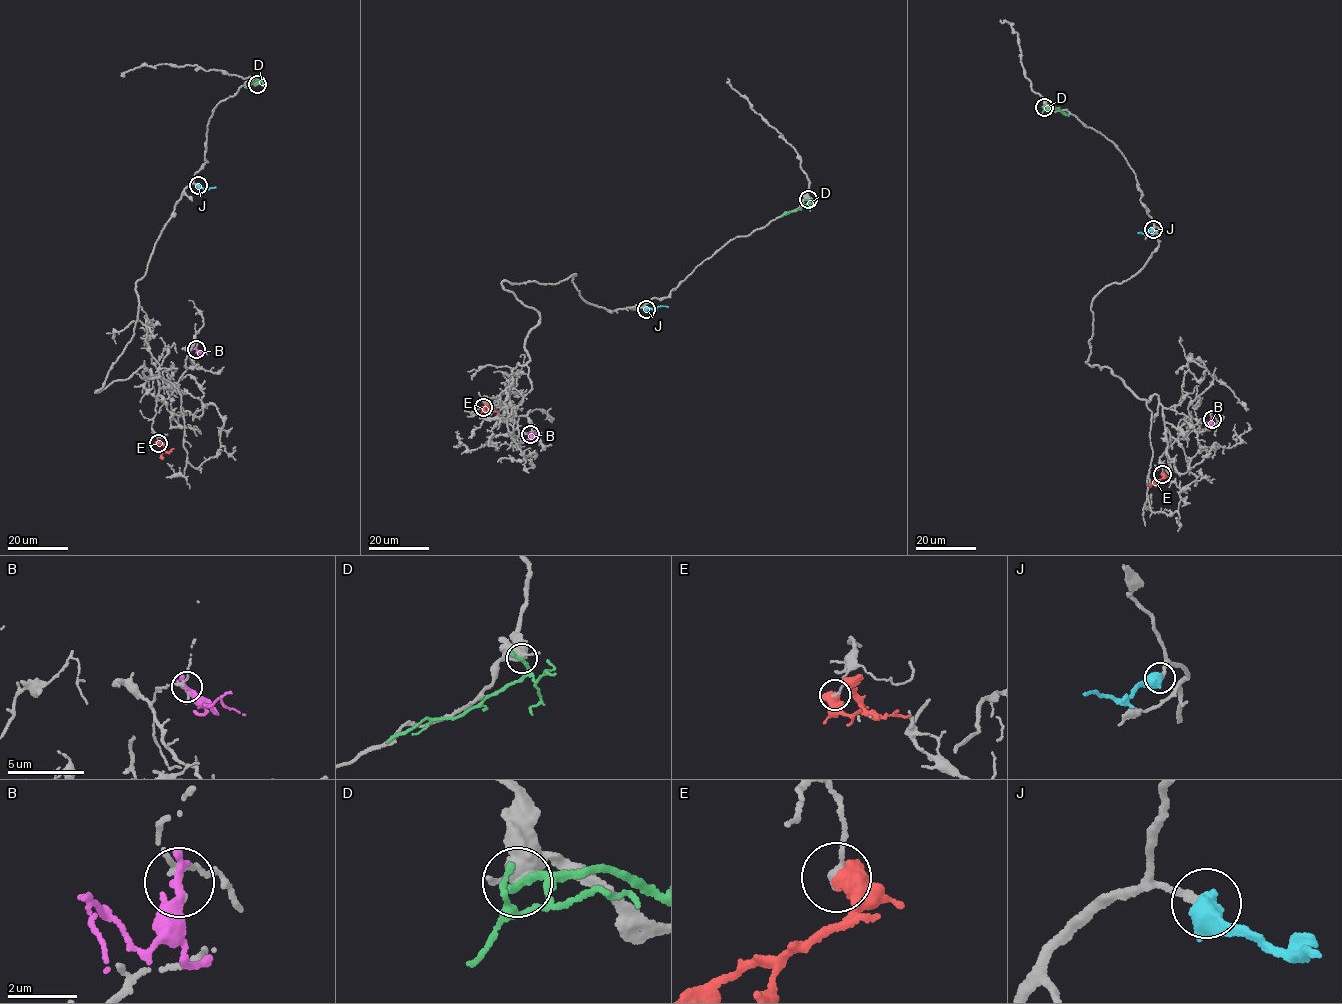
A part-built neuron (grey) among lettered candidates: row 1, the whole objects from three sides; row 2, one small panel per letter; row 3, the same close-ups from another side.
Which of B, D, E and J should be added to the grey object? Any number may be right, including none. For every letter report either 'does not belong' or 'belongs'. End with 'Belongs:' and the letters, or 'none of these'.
B: does not belong
D: does not belong
E: does not belong
J: belongs
Belongs: J

